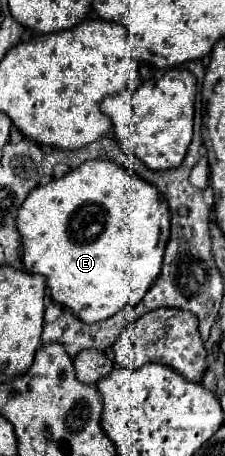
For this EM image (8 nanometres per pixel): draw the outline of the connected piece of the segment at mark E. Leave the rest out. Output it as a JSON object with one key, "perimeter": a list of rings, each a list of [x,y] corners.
{"perimeter":[[[107,159],[85,161],[61,179],[35,187],[23,201],[17,215],[25,269],[29,273],[43,275],[47,279],[47,287],[51,289],[53,301],[69,307],[85,323],[97,323],[113,317],[129,303],[135,289],[131,281],[147,277],[147,269],[141,263],[151,263],[151,283],[157,279],[169,239],[169,223],[171,213],[167,199],[159,195],[159,189]]]}

